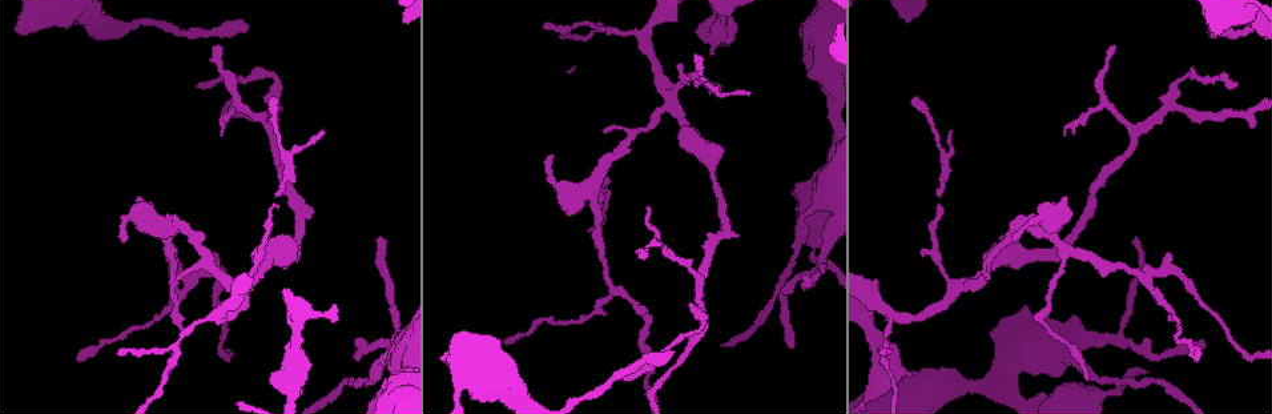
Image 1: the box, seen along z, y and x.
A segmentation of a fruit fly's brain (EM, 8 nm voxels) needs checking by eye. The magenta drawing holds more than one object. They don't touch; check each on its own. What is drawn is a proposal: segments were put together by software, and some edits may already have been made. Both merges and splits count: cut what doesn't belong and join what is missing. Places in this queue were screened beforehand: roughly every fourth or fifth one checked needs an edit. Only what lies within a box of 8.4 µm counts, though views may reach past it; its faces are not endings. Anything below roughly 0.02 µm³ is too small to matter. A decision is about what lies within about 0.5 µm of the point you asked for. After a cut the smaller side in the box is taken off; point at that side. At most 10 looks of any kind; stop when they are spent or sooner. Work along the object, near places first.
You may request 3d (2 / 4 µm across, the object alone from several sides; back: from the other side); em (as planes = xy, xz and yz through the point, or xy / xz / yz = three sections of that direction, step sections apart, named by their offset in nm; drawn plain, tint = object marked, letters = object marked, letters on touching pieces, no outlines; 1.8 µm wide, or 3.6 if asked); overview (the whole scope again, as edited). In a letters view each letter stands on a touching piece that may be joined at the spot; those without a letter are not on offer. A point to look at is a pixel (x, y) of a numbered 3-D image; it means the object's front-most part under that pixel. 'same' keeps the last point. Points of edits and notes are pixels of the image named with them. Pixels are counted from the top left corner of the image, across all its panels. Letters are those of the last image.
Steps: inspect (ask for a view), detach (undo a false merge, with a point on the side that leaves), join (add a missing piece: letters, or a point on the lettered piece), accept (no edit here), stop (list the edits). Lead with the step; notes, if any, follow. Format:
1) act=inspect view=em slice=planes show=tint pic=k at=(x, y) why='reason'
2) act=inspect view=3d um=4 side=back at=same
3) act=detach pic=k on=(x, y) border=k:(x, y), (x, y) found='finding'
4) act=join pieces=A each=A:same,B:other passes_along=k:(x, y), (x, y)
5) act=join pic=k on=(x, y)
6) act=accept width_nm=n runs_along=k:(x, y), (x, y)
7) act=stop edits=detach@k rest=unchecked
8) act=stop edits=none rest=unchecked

act=inspect view=3d um=4 pic=1 at=(1088, 380)

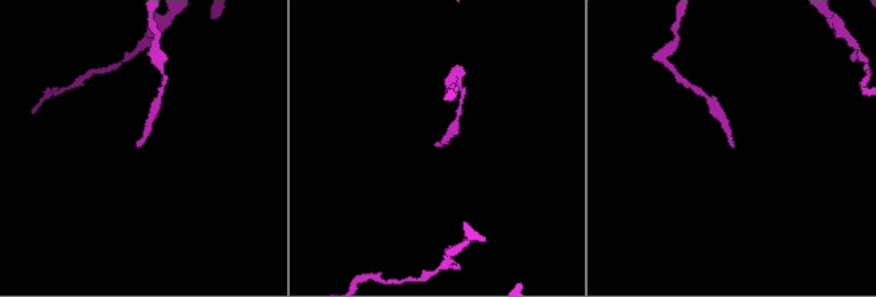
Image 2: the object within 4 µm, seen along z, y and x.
act=inspect view=em slice=planes show=letters pic=2 at=(733, 146) why='now the EM'

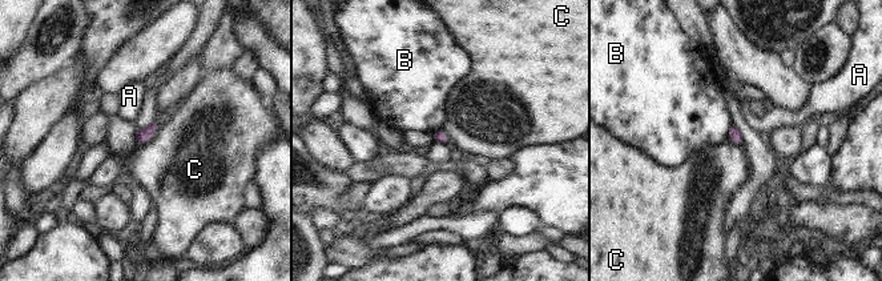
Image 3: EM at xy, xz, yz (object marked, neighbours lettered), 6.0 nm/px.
act=accept width_nm=70 each=A:other,B:other,C:other border=3:(158, 124), (154, 133), (137, 145) found='no lettered piece goes on from it'

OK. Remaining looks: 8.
act=inspect view=em slice=yz step=4 show=tint pic=1 at=(506, 341) why='end of a long branch'

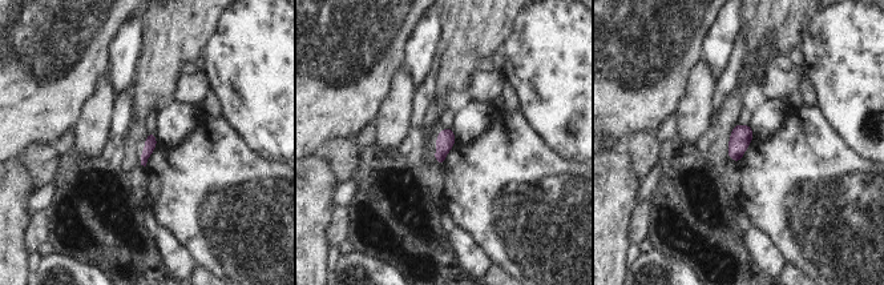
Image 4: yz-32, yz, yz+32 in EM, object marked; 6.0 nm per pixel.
act=inspect view=em slice=planes show=letters at=same why='another direction'

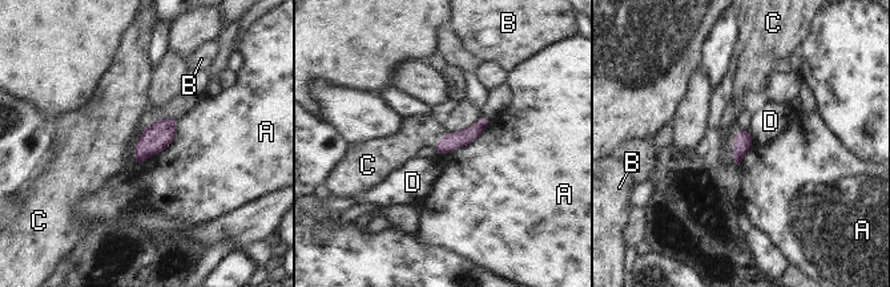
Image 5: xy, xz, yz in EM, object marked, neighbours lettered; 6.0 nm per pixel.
act=join pieces=C each=A:other,B:other,C:same,D:other passes_along=5:(742, 140), (733, 145), (725, 145) found='it goes on there'

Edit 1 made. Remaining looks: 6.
act=inspect view=em slice=xz step=8 show=letters pic=1 at=(1205, 344) why='an open end'

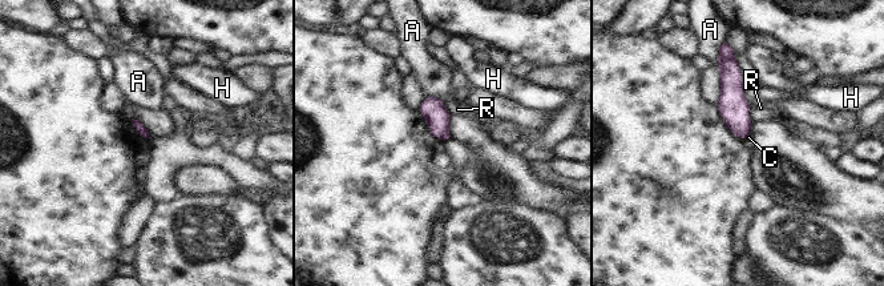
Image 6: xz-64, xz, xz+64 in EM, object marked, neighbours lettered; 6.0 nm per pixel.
act=inspect view=em slice=planes show=letters at=same why='cut it another way'

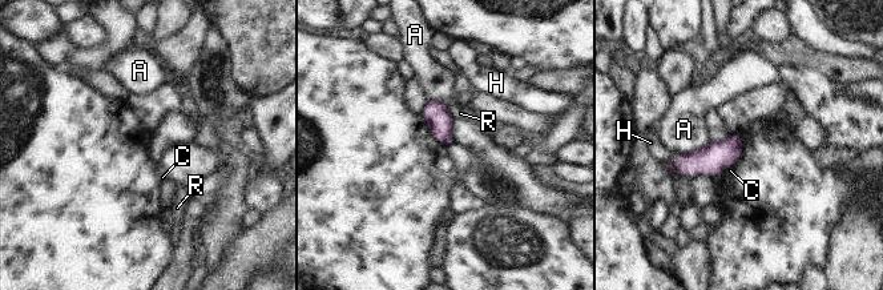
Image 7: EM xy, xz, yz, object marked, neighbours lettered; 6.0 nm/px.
act=accept each=A:other,C:other,H:other,R:other border=7:(736, 161), (713, 177) found='none of them fits'

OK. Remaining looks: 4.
act=stop edits=join@5 rest=unchecked

